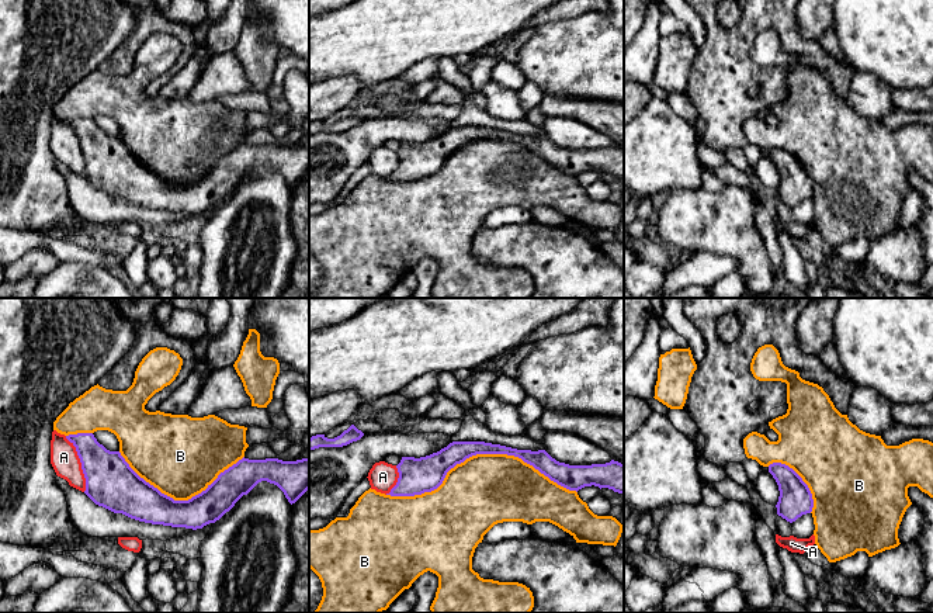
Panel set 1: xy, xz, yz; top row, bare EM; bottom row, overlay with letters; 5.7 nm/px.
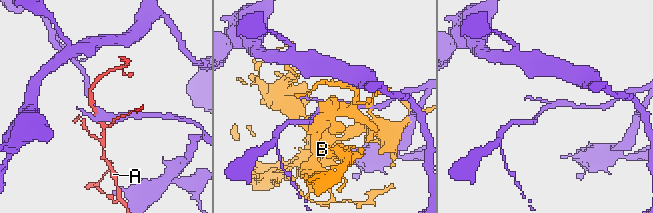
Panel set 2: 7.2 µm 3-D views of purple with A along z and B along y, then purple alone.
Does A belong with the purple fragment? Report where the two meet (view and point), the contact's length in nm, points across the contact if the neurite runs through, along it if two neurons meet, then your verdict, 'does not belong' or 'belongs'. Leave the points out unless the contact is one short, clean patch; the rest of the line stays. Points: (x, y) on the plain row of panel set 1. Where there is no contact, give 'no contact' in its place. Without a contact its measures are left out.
xy (82, 149) | 340 nm | does not belong

